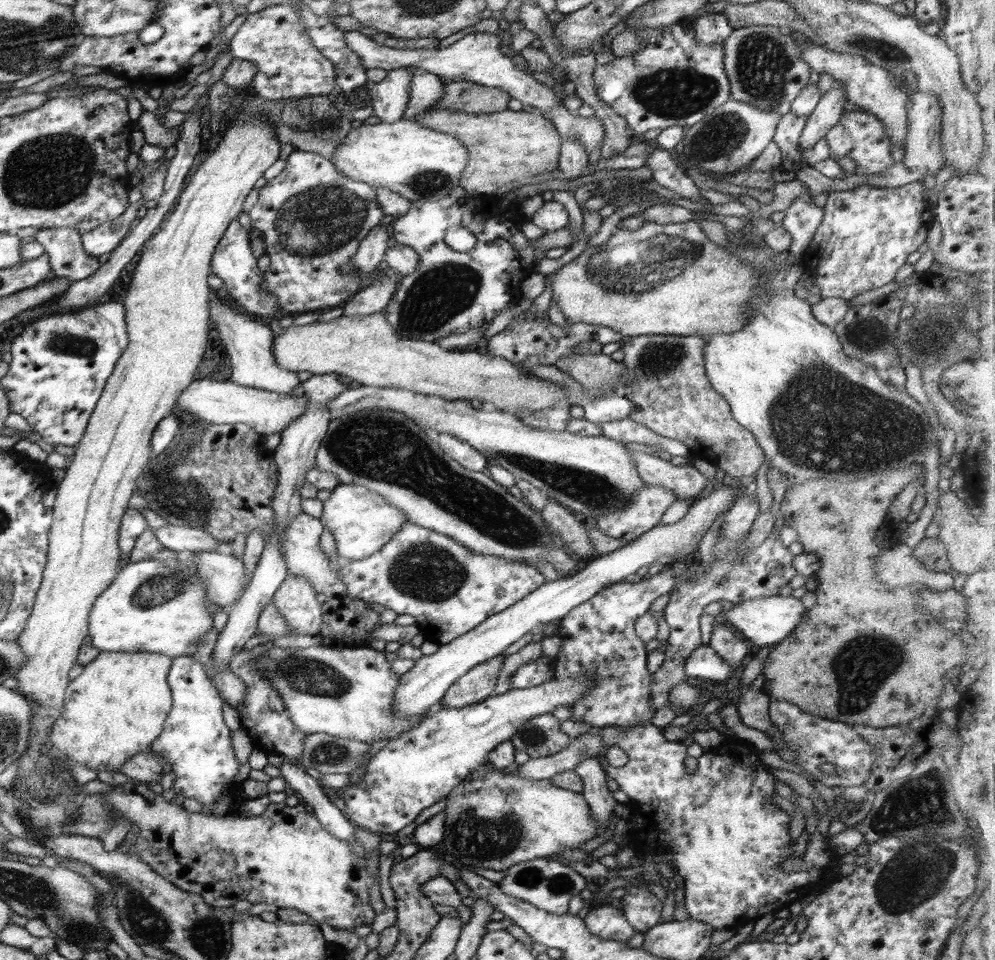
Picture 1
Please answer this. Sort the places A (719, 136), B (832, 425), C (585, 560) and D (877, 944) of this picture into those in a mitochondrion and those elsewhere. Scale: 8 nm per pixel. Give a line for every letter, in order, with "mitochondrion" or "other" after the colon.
A: mitochondrion
B: mitochondrion
C: other
D: other

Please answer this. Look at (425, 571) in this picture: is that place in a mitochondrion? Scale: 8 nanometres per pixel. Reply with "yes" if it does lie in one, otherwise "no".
yes

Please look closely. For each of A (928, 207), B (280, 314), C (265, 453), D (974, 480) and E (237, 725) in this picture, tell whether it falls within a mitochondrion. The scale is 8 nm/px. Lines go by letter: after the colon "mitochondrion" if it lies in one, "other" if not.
A: other
B: other
C: other
D: other
E: other

